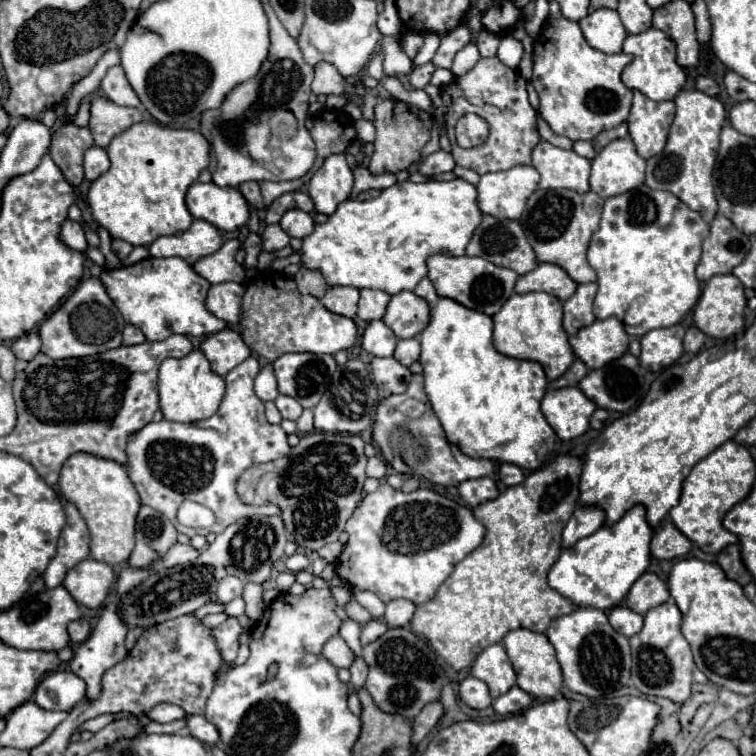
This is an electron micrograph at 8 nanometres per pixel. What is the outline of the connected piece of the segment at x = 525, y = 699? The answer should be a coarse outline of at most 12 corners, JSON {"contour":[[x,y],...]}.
{"contour":[[519,686],[499,696],[493,710],[501,716],[525,710],[531,696]]}

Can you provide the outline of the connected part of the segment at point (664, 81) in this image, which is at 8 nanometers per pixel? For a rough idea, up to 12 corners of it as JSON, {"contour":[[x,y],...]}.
{"contour":[[649,28],[627,36],[633,56],[621,74],[651,100],[673,100],[685,86],[675,44]]}

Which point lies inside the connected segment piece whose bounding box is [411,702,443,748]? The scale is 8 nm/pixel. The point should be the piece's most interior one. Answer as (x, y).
(425, 722)

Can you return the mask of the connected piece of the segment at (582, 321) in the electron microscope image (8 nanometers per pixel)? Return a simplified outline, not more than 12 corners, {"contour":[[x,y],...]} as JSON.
{"contour":[[579,284],[563,302],[563,328],[575,334],[595,322],[597,284]]}

